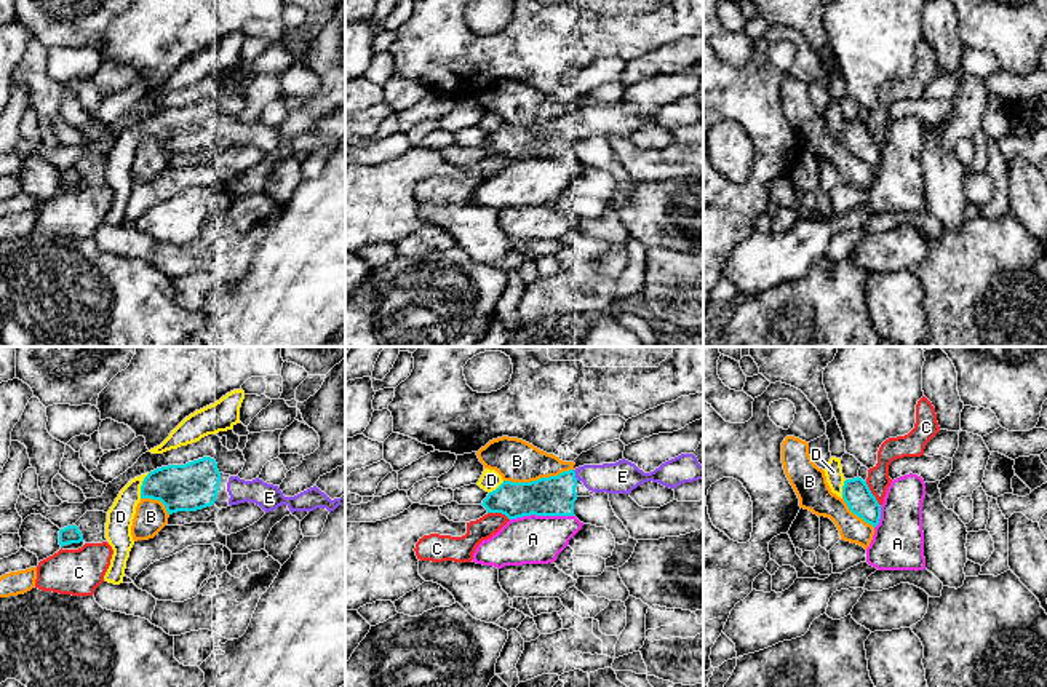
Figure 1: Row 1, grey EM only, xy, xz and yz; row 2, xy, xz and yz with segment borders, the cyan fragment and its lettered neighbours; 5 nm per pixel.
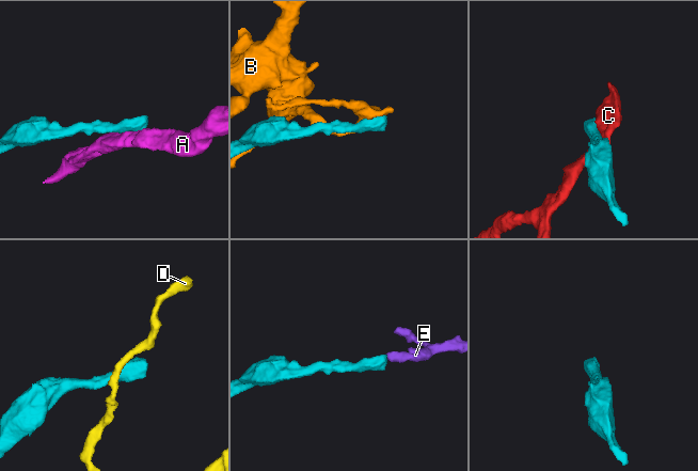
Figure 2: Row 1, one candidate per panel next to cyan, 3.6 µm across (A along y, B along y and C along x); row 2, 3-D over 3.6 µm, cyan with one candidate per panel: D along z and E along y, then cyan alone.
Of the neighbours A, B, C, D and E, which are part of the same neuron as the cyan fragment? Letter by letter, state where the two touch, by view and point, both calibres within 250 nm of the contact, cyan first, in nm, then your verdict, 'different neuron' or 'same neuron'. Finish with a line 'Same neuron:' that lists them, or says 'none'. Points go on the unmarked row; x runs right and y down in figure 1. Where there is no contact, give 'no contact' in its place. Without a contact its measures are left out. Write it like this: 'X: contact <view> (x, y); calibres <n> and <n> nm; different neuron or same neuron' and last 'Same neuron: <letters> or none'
A: contact xz (541, 157); calibres 200 and 240 nm; different neuron
B: contact xz (537, 122); calibres 200 and 220 nm; different neuron
C: contact yz (871, 136); calibres 140 and 120 nm; different neuron
D: contact xy (141, 128); calibres 240 and 130 nm; different neuron
E: contact xz (574, 117); calibres 200 and 160 nm; same neuron
Same neuron: E

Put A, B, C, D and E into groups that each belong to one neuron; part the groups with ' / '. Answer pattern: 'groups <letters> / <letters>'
groups A / B / C / D / E

